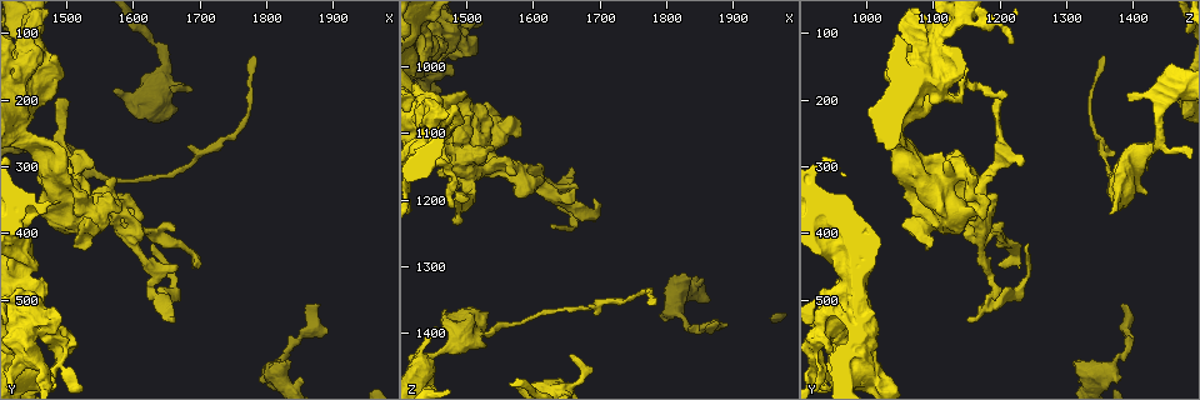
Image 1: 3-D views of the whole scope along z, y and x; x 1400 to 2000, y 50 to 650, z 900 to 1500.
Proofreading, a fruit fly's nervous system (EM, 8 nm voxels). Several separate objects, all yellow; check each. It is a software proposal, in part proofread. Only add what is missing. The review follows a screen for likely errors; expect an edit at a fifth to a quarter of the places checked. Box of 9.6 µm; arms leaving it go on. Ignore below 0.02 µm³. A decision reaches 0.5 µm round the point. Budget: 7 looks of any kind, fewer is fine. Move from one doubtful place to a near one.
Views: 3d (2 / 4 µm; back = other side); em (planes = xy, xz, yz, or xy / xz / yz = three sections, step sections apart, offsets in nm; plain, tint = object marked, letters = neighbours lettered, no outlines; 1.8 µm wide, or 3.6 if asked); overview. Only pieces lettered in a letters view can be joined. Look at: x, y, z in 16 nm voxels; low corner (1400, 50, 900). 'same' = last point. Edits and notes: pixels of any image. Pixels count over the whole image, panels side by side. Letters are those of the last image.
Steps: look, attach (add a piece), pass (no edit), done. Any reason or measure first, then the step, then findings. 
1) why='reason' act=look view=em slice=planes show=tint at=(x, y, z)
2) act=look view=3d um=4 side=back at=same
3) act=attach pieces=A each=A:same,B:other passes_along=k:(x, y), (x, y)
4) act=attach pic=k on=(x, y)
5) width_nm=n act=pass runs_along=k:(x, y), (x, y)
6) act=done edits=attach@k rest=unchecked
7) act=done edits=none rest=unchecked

why='free end' act=look view=3d um=2 at=(1880, 510, 1380)

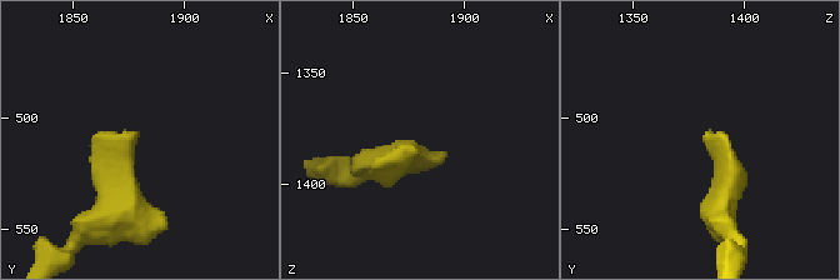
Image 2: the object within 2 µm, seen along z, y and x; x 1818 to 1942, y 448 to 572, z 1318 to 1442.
why='now the EM' act=look view=em slice=xy step=16 show=letters at=(1874, 508, 1381)

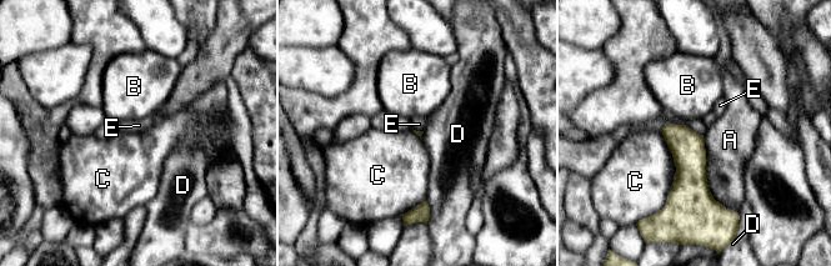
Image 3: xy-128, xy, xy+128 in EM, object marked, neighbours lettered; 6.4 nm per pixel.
act=look view=em slice=planes show=letters at=same

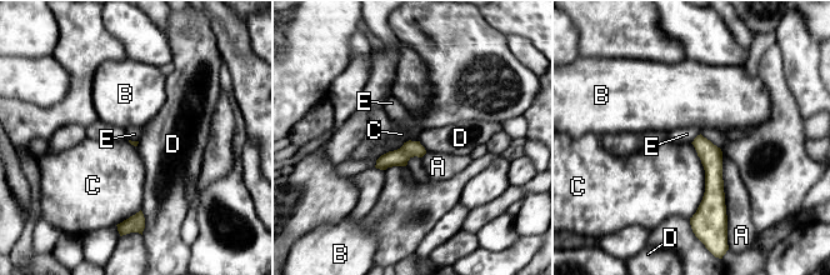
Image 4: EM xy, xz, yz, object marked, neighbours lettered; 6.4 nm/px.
longest_contact=C:480nm act=pass each=A:other,B:other,C:other,D:other,E:other border=4:(700, 133), (691, 143) found='no lettered piece goes on from it'

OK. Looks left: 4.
why='tapers out' act=look view=3d um=2 at=(1655, 180, 1435)

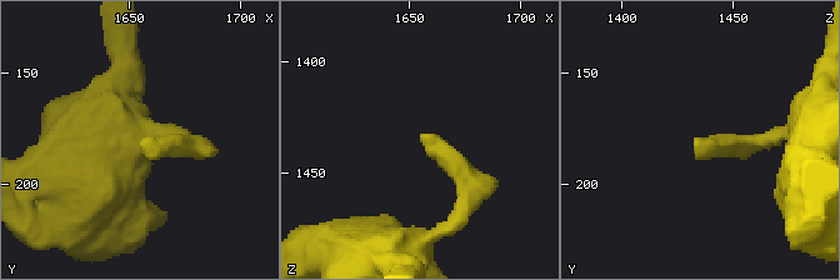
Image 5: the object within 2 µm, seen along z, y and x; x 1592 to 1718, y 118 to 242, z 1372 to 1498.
act=look view=em um=3.6 slice=planes show=letters at=(1657, 180, 1433)

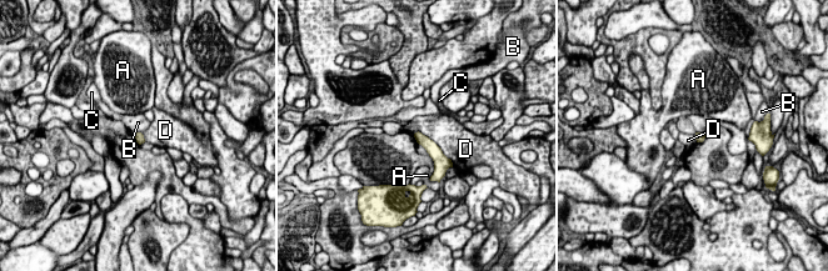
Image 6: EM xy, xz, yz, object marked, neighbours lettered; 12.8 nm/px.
act=pass each=A:other,B:other,C:other,D:other border=6:(696, 131), (704, 134) found='none of them fits'

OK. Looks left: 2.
why='thin end' act=look view=3d um=2 at=(1480, 305, 1225)

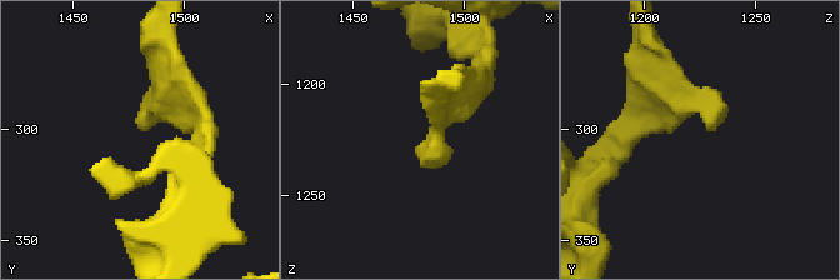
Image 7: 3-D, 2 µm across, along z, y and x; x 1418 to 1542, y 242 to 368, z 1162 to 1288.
act=look view=em slice=planes show=letters at=(1482, 300, 1229)

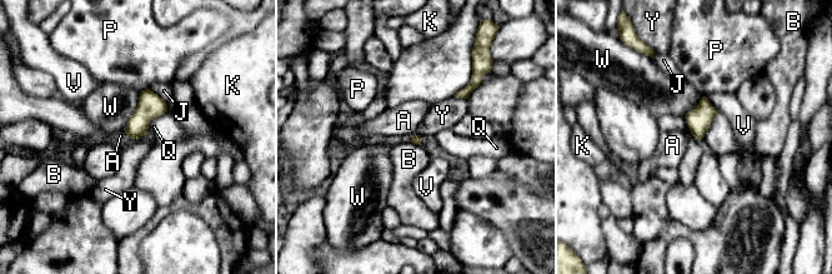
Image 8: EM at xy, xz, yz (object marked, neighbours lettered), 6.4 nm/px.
act=pass each=A:other,B:other,J:other,K:other,P:other,Q:other,V:other,W:other,Y:other border=8:(452, 95), (466, 99) found='none of them fits'

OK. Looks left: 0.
act=done edits=none rest=unchecked

